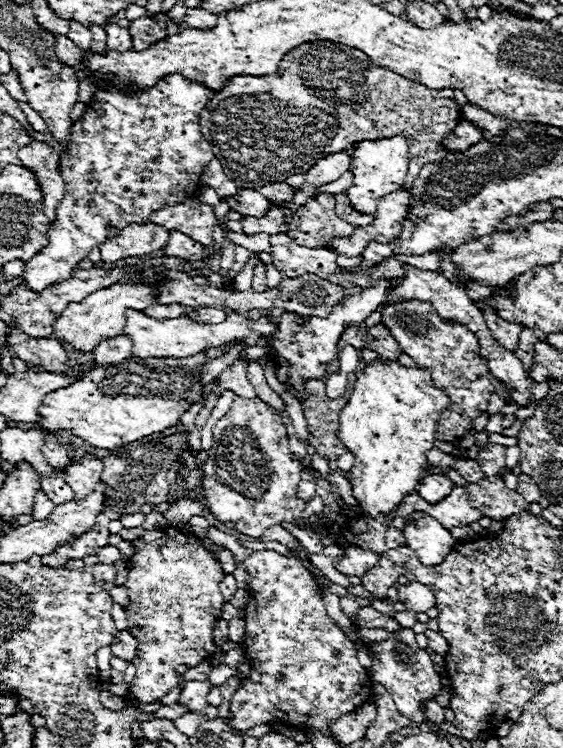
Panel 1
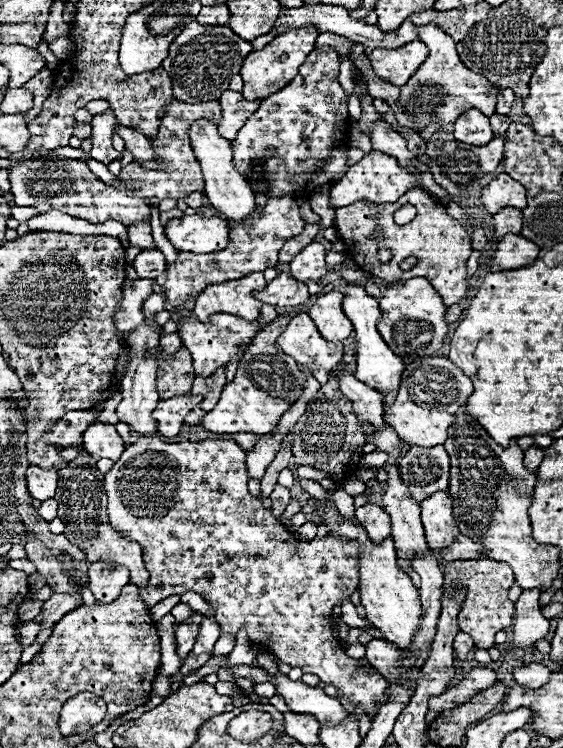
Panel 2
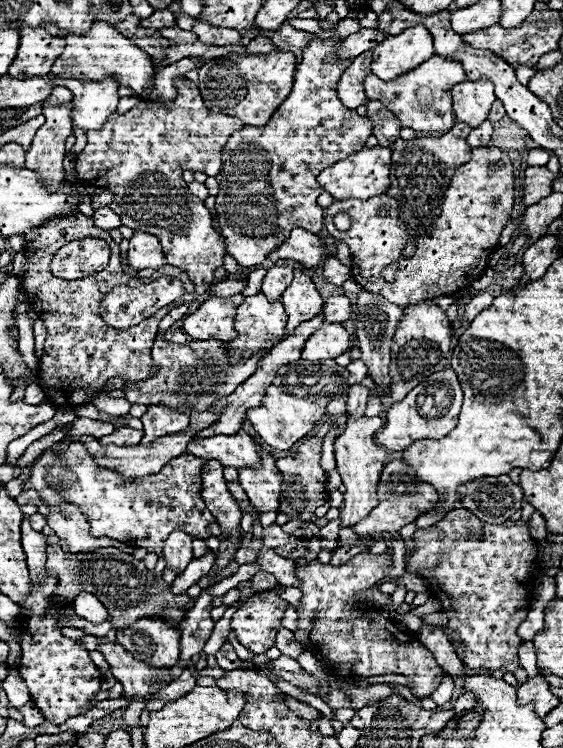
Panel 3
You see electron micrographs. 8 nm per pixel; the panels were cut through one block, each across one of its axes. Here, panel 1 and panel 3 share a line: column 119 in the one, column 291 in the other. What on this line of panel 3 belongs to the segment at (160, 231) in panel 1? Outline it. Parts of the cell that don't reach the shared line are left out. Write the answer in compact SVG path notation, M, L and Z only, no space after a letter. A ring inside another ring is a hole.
M292 228L292 234L288 240L278 246L268 260L278 262L278 260L296 260L304 264L306 268L322 268L324 260L328 254L328 246L322 242L318 234L312 234L304 228Z

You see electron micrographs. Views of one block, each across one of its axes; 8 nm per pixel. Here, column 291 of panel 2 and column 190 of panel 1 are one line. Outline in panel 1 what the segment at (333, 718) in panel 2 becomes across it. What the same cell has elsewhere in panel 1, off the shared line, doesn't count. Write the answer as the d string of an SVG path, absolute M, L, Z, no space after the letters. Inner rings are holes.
M188 680L184 682L182 694L180 694L180 704L188 706L192 712L194 710L204 710L208 706L206 696L212 688L210 680Z

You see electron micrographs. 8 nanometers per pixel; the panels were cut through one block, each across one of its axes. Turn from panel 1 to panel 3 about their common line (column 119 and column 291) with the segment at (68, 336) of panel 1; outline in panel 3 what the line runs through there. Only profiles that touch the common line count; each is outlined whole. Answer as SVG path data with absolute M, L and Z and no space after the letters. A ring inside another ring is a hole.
M296 270L296 278L288 286L288 290L282 294L280 302L284 304L284 310L288 314L286 336L294 334L294 330L308 318L314 318L324 304L318 290L314 288L310 276L304 274L302 270Z

